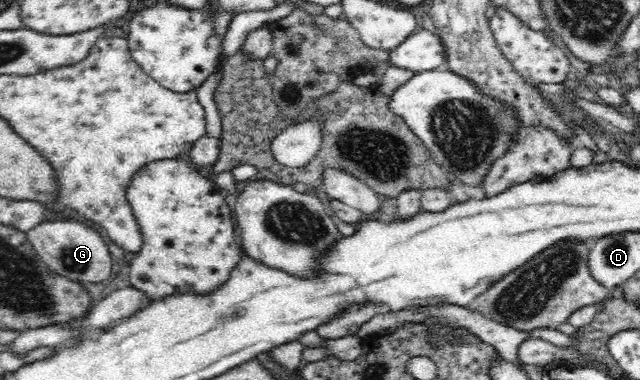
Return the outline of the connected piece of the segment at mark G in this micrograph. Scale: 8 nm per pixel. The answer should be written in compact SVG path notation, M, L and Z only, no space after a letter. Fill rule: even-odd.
M49 221L27 231L27 238L38 252L38 256L58 275L63 275L72 281L100 284L110 277L111 252L100 232L89 226L75 221Z

